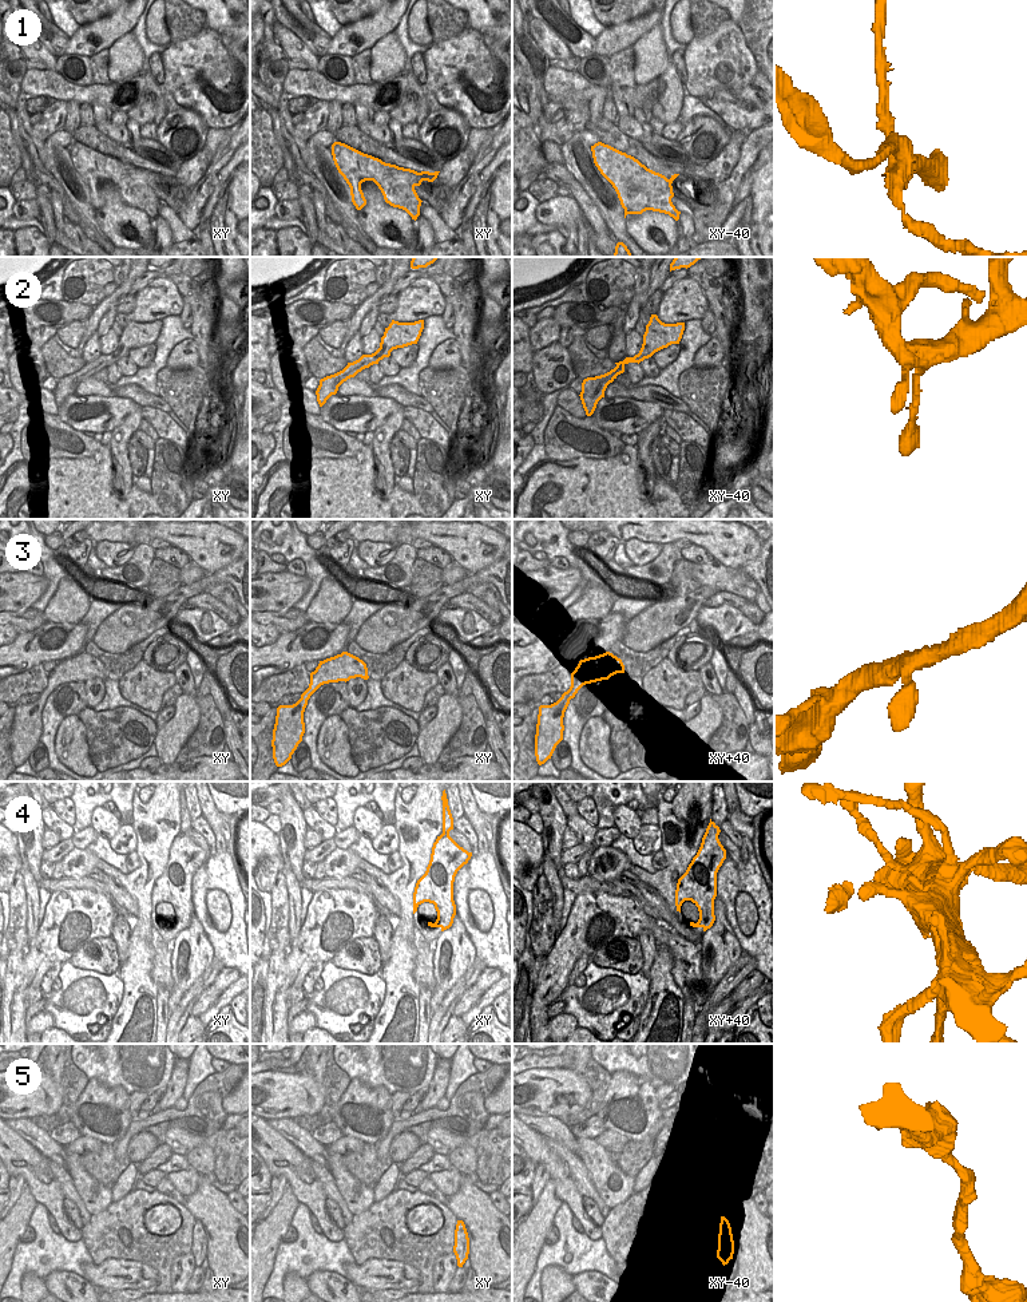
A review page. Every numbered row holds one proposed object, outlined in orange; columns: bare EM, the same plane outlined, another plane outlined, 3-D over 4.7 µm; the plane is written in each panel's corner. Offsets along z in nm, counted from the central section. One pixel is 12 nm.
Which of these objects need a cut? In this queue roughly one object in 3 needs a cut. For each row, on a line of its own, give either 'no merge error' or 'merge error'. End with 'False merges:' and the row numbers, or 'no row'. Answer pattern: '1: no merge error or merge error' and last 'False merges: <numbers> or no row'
1: merge error
2: no merge error
3: no merge error
4: merge error
5: no merge error
False merges: 1, 4

